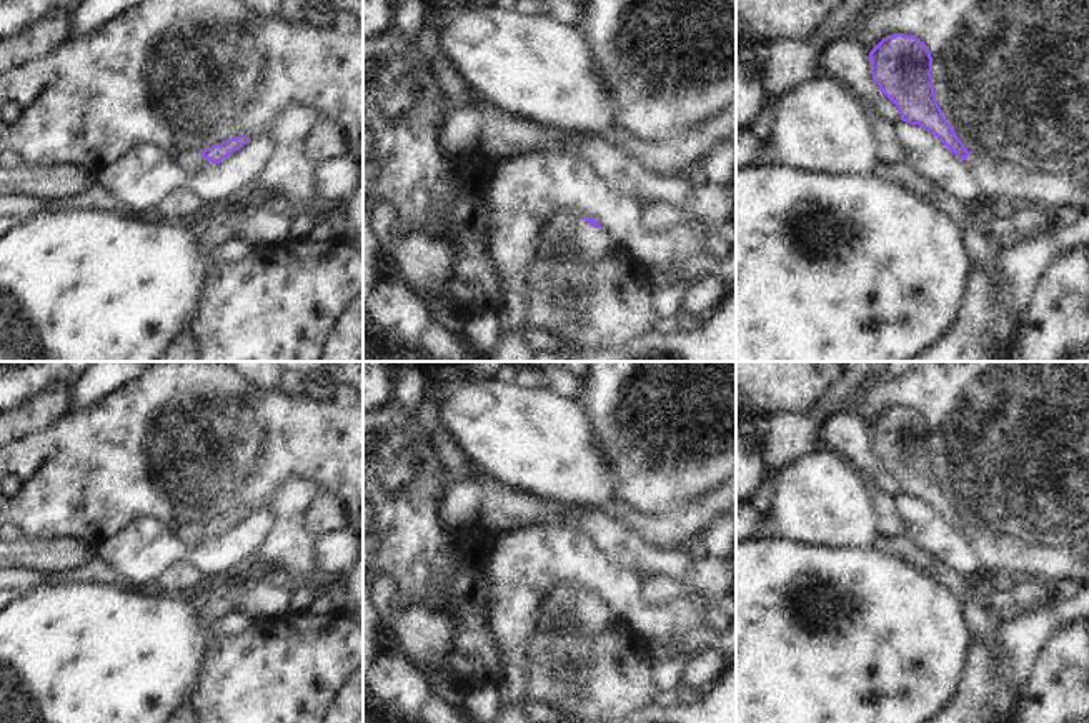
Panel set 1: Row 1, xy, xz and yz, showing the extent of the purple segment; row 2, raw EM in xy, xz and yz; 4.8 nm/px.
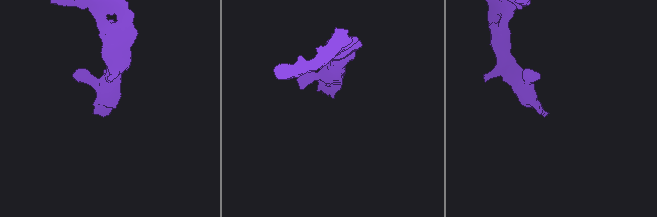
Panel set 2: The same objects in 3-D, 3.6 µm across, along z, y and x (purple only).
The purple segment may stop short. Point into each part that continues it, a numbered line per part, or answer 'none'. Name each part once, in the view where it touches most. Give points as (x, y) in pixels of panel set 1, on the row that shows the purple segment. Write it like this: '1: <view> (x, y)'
1: xz (590, 242)

